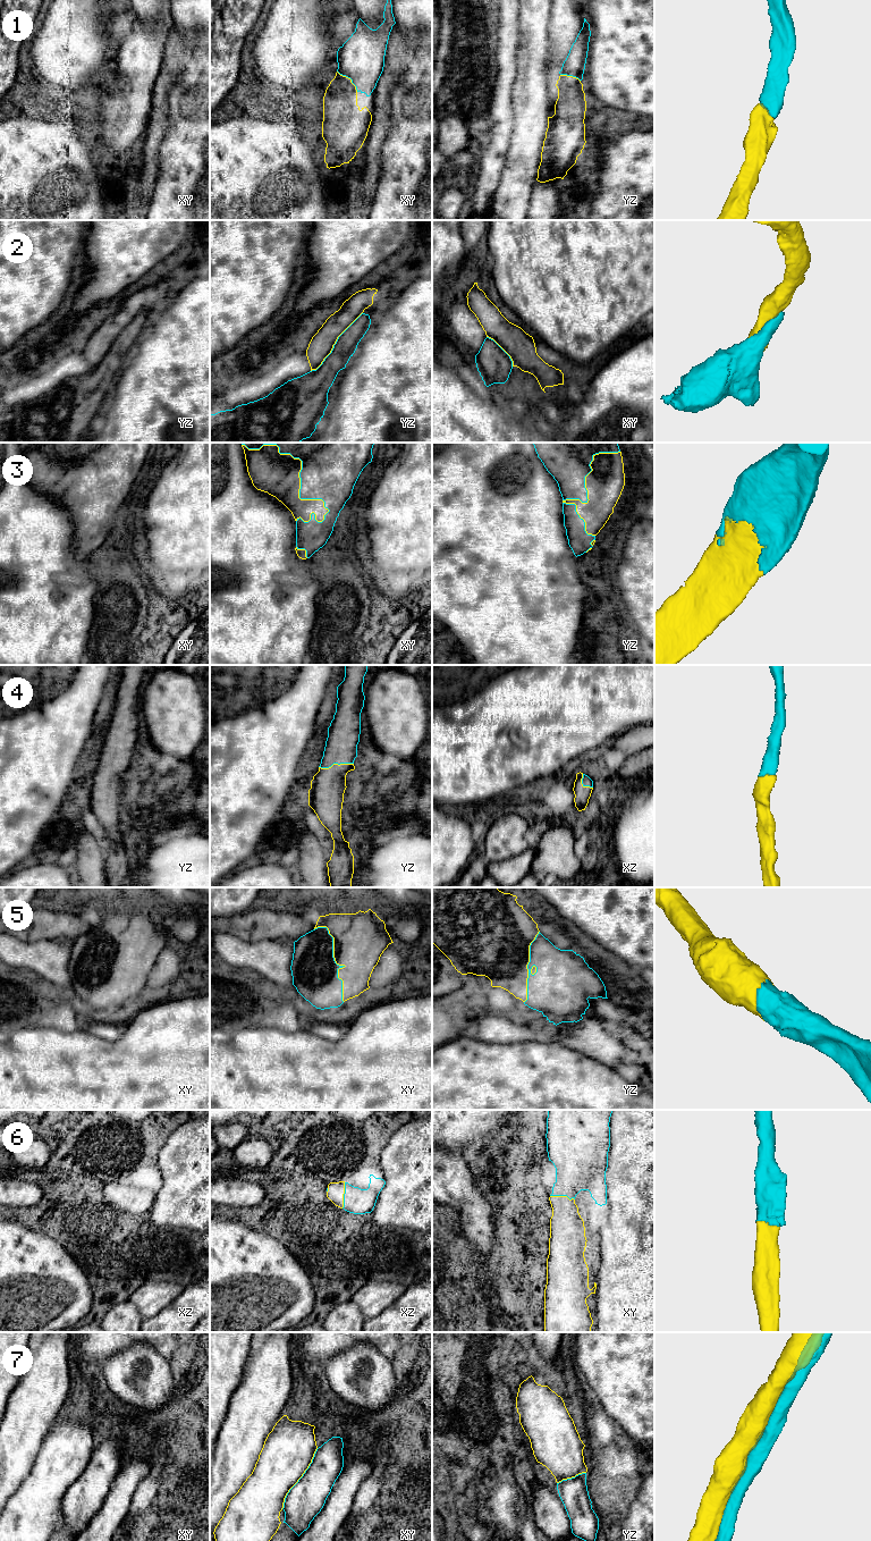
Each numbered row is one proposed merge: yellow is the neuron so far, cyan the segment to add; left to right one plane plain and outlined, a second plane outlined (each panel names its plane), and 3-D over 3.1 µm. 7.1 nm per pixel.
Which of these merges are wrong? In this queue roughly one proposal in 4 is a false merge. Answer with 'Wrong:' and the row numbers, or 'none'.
Wrong: 2, 7

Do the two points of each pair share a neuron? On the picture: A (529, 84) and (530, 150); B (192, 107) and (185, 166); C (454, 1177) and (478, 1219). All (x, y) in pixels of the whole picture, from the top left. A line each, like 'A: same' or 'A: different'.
A: same
B: same
C: same

